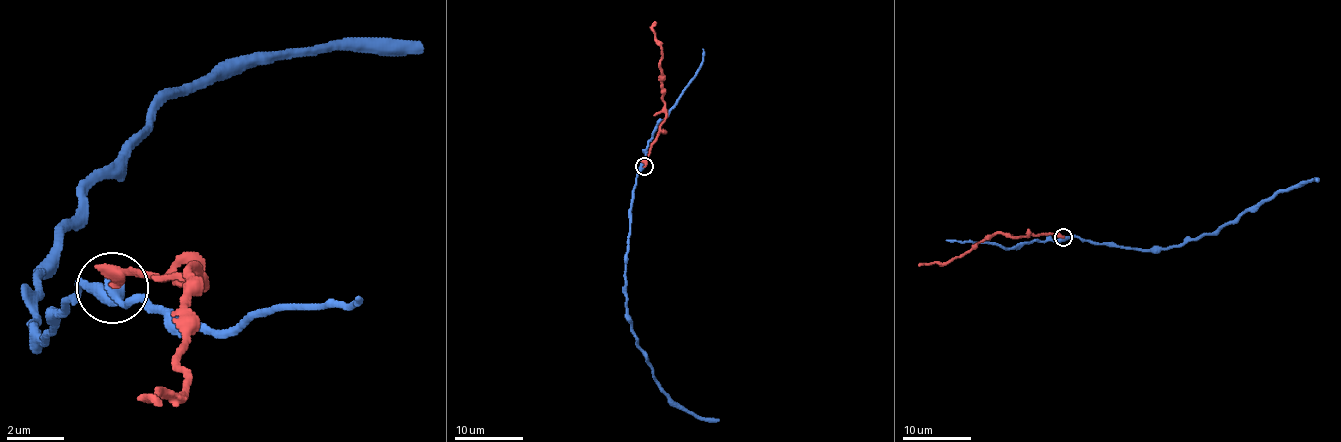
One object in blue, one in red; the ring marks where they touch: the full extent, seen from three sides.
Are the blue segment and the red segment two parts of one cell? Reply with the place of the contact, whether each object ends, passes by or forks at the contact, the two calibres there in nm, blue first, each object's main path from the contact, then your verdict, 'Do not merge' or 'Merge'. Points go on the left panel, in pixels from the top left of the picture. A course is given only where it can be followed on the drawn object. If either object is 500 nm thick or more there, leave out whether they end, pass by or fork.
Place: (112, 288). At the ring blue passes by. At the ring red ends. Thickness 440 nm (blue) against 360 nm. Course of blue: (114, 289), (78, 282), (42, 339), (35, 325), (35, 275), (171, 97), (285, 54), (335, 47), (421, 54). Course of red: (114, 289), (135, 275), (199, 282), (192, 268), (178, 361), (185, 389), (149, 397), (156, 404). Do not merge

